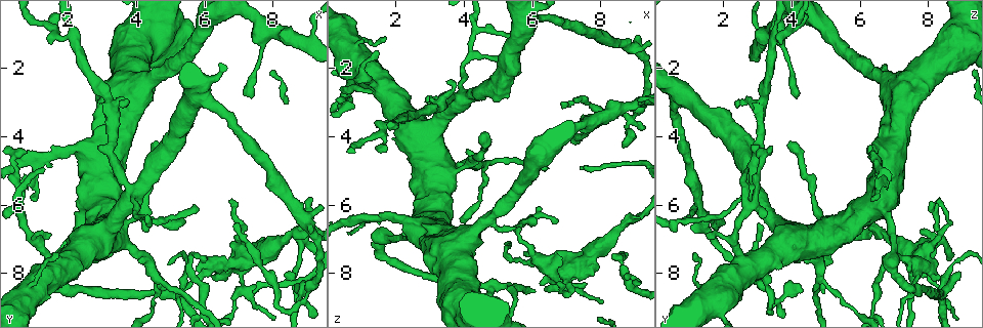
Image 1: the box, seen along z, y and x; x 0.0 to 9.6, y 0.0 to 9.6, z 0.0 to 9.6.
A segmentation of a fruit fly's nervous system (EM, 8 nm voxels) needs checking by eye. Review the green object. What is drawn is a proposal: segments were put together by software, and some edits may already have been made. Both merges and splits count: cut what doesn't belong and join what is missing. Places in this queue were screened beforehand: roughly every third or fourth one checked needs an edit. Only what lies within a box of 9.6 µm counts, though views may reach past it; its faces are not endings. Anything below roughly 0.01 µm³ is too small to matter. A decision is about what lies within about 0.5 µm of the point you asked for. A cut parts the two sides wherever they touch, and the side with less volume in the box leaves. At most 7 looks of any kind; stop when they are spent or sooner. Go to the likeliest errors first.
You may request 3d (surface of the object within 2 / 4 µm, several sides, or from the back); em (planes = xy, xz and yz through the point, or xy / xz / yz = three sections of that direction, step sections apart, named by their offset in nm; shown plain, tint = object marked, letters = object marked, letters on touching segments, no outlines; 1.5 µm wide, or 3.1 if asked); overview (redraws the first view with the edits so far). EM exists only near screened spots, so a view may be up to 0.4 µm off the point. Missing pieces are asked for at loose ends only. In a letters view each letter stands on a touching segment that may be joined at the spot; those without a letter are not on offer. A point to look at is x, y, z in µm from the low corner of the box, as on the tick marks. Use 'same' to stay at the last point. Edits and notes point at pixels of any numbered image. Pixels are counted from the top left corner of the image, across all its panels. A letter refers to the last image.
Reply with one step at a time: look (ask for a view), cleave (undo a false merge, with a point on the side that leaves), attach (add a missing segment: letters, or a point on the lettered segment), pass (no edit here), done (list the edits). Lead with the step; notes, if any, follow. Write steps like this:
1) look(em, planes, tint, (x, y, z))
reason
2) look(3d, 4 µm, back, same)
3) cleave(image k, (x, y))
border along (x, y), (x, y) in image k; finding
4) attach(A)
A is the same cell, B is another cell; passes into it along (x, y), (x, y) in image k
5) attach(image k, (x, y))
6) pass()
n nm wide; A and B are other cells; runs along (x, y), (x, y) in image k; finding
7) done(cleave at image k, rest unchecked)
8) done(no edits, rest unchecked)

look(3d, 4 µm, (4.55, 4.10, 3.95))
long arm stops here

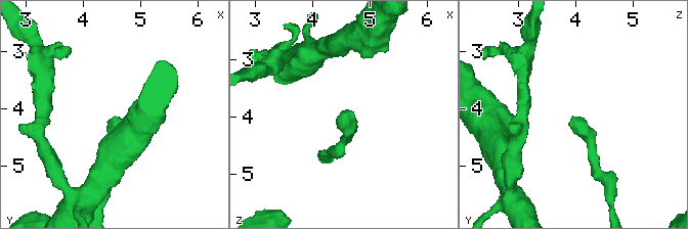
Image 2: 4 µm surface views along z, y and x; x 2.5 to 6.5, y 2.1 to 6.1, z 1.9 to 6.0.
look(em, planes, letters, (4.60, 4.15, 3.90))
shape alone is not enough

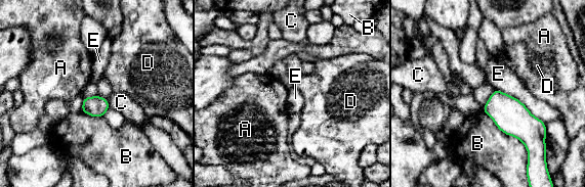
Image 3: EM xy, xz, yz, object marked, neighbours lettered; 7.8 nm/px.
pass()
A, B, C, D and E are other cells; border along (495, 89), (516, 97), (545, 124) in image 3; no lettered segment goes on from it

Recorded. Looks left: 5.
look(3d, 4 µm, (0.80, 5.45, 6.75))
an open end

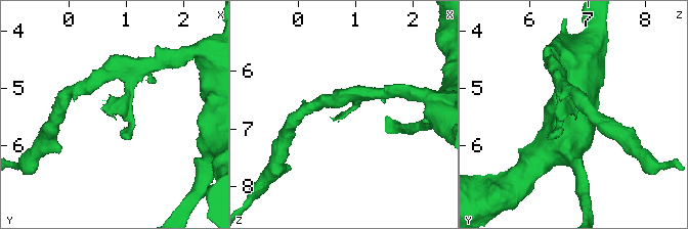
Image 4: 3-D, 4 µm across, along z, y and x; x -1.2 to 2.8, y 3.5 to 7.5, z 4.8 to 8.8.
look(em, xy, step 8, letters, (0.70, 5.50, 6.80))

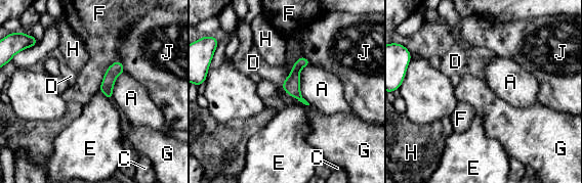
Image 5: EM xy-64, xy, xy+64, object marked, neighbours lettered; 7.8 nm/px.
look(em, planes, letters, same)

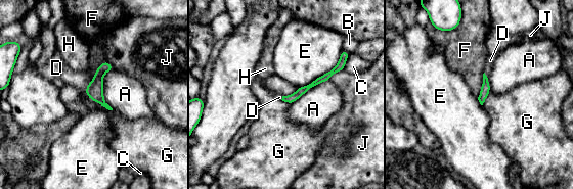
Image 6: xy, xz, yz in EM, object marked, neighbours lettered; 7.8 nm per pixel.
attach(D)
E touches over 460 nm; D is the same cell, A, B, C, E, F, G, H and J are other cells; it goes on there

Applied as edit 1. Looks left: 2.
done(attach at image 6, rest unchecked)

